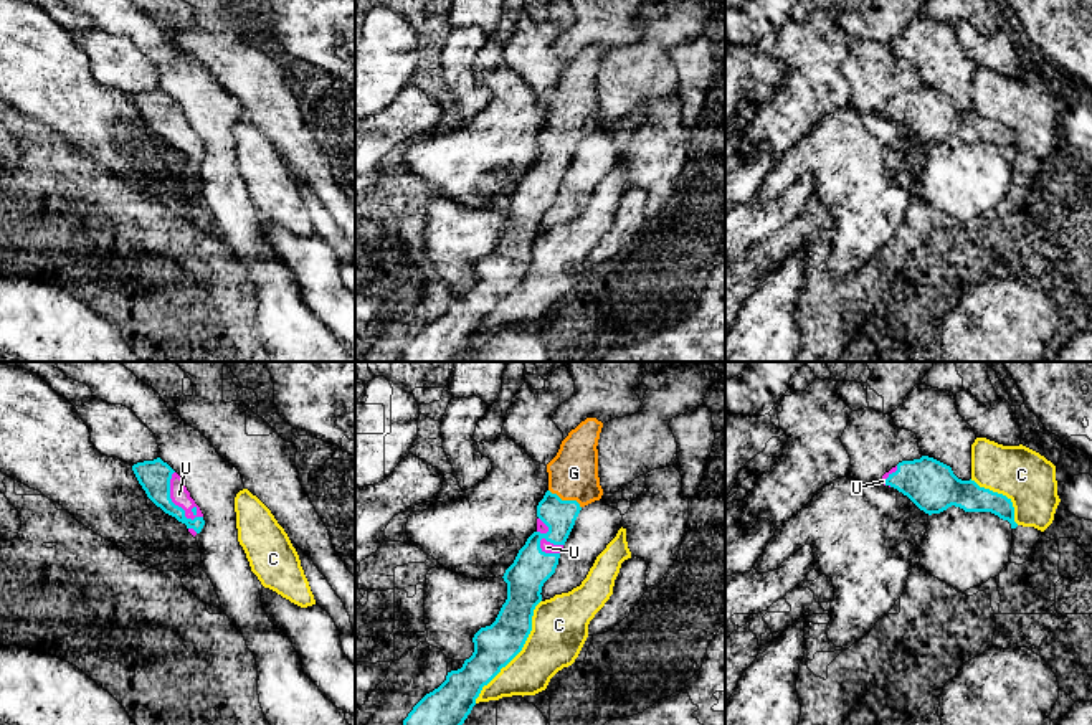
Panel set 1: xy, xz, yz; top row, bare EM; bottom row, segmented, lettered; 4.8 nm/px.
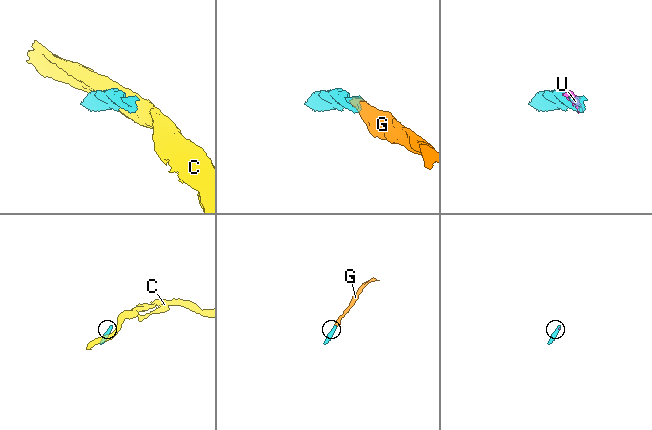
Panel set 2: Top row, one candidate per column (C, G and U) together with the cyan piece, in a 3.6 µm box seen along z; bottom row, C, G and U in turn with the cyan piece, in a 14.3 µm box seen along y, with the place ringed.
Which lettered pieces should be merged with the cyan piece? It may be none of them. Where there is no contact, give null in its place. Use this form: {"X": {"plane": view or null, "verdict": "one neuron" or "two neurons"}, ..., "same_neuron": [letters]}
{"C": {"plane": "xz", "verdict": "two neurons"}, "G": {"plane": "xz", "verdict": "one neuron"}, "U": {"plane": "xy", "verdict": "one neuron"}, "same_neuron": ["G", "U"]}

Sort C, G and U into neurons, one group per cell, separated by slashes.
C / G U

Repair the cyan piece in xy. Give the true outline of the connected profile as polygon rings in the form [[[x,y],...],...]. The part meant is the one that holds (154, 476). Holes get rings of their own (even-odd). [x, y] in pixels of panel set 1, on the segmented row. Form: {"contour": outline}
{"contour": [[[157,457],[134,464],[132,471],[157,507],[185,524],[193,537],[202,532],[203,514],[190,497],[183,479],[167,462]]]}

